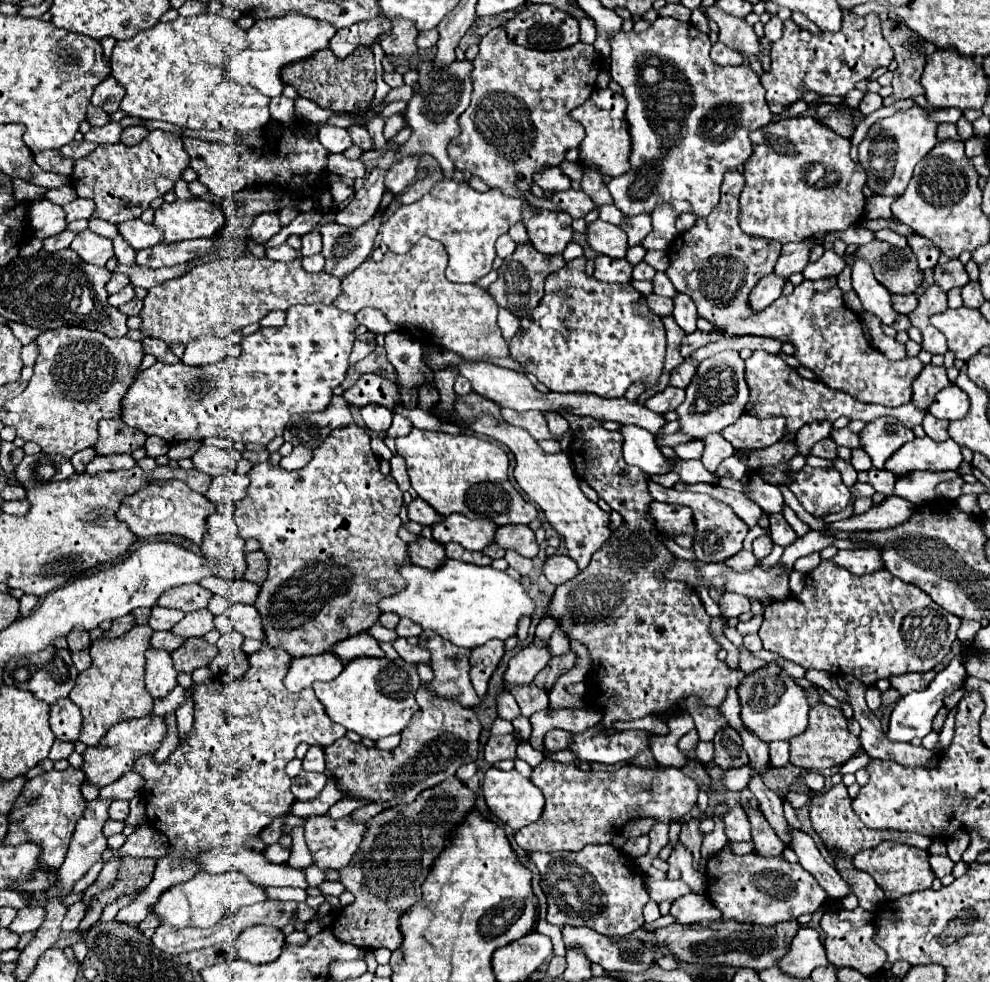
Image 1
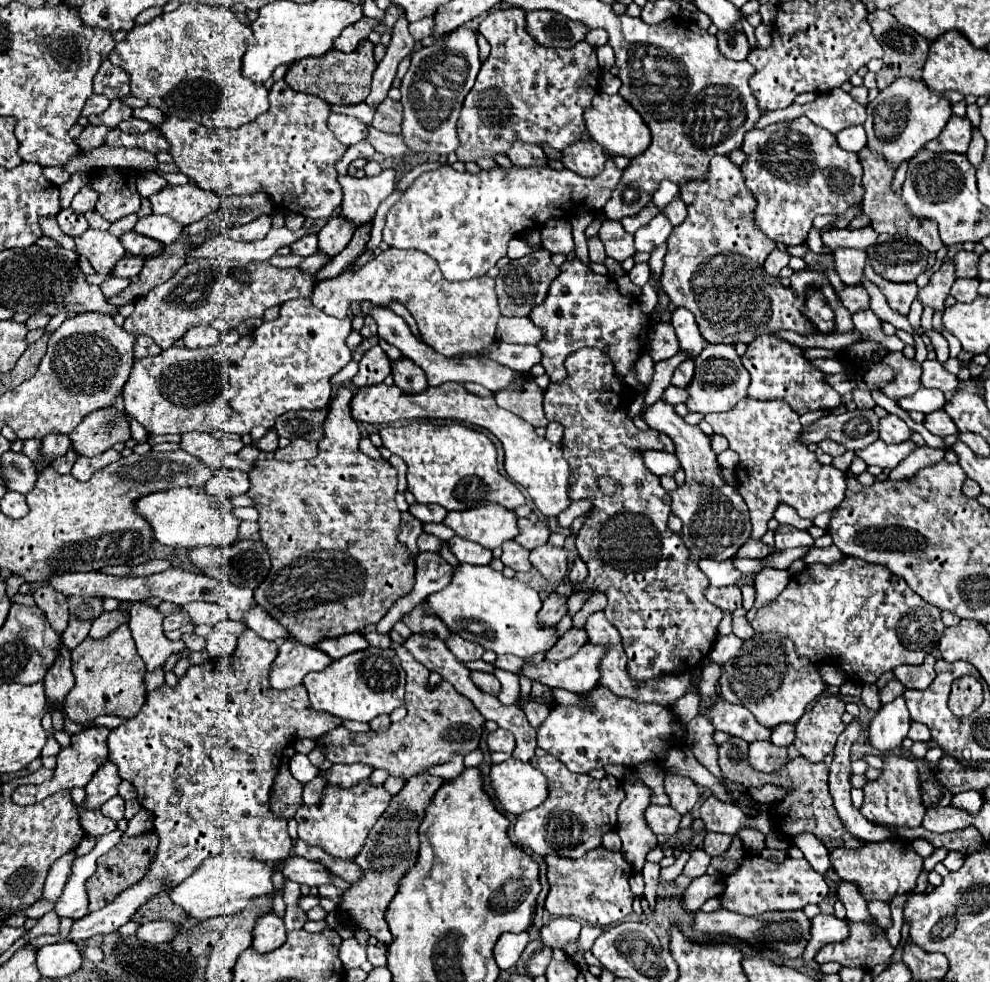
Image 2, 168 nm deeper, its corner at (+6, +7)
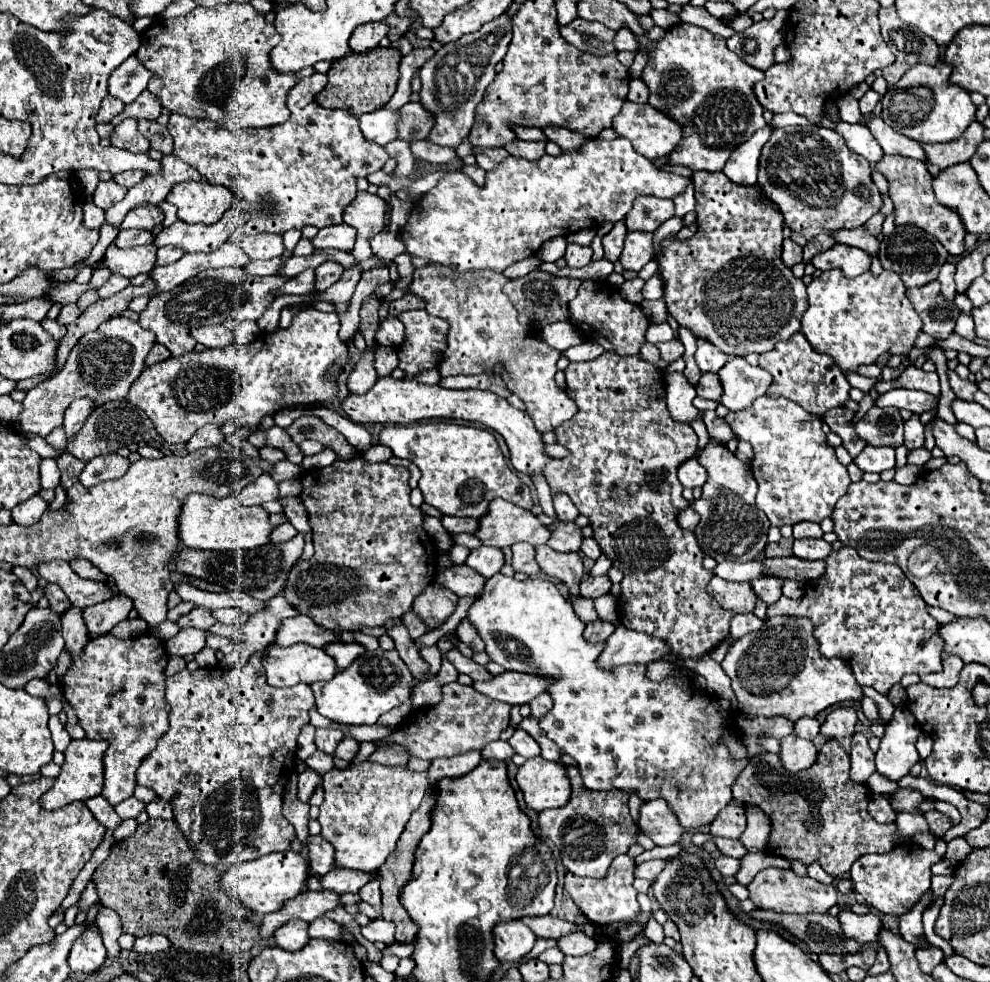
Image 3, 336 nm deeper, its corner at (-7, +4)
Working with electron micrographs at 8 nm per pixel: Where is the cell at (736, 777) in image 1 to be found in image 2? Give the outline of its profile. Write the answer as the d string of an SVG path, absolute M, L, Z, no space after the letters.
M755 741L749 745L749 765L761 773L773 773L787 763L787 749L775 747L769 741Z

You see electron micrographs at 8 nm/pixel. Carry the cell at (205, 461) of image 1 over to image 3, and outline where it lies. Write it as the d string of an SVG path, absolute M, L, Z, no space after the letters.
M206 424L202 426L192 438L190 442L186 444L186 450L188 452L194 452L194 450L200 450L200 448L206 448L206 446L216 446L224 442L224 434L222 434L222 428L216 426L216 424Z

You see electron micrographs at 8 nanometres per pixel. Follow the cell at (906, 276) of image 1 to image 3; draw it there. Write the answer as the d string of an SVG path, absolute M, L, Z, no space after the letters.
M896 226L890 236L884 236L880 242L880 262L884 270L894 270L902 276L906 288L920 288L938 278L940 266L946 262L946 248L928 232L916 226Z

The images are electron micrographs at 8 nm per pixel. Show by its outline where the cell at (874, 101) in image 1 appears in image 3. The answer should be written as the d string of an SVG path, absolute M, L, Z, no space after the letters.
M872 88L860 98L860 110L862 110L862 114L870 114L872 110L874 110L874 106L878 104L878 100L880 100L880 94L876 94Z

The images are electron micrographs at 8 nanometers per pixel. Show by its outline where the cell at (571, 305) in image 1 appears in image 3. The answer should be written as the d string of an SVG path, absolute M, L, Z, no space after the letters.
M584 280L578 296L570 302L570 322L578 326L578 330L588 336L588 340L598 342L604 346L604 350L612 350L620 356L634 356L640 352L640 346L646 342L644 334L650 326L650 320L642 314L638 304L632 304L624 300L616 286L610 286L608 282L592 282Z

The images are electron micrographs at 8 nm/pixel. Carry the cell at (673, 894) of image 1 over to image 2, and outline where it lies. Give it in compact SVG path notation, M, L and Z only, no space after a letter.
M695 849L695 851L691 853L691 859L687 861L687 865L685 865L683 873L685 873L687 877L691 877L691 879L701 877L701 875L705 875L705 873L707 873L709 861L711 861L711 857L709 857L703 849Z

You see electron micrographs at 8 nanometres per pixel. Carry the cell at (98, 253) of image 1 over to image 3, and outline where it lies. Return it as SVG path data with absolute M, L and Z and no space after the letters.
M134 246L134 248L114 248L106 250L104 262L110 272L118 272L126 278L136 274L150 274L156 268L156 246Z

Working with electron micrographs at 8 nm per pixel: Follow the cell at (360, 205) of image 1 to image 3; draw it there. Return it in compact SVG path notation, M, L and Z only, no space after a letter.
M322 264L318 270L314 270L316 274L314 292L324 292L326 288L330 288L342 276L342 272L344 268L340 264Z

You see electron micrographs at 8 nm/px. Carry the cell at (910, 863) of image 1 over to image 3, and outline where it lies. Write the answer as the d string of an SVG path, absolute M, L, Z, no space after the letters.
M938 840L936 848L932 850L924 850L918 848L918 844L900 844L894 846L890 852L886 854L866 854L860 856L850 870L852 882L854 882L854 890L864 898L864 902L884 914L894 914L894 916L902 916L906 912L912 910L912 906L930 890L930 866L940 862L944 858L946 852L946 842Z

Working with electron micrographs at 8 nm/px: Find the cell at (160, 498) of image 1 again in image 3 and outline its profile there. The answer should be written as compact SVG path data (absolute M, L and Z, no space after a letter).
M190 494L180 512L180 540L196 550L250 550L270 542L274 526L262 506L244 506L238 496L214 498Z

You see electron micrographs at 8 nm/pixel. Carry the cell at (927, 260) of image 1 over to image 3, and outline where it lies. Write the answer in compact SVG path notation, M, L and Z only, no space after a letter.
M884 156L884 160L878 162L876 168L888 178L890 198L894 202L894 212L896 212L896 224L914 224L934 234L952 256L964 254L966 228L962 224L962 218L958 216L958 212L936 200L932 190L932 176L926 172L926 166L920 160L906 156Z

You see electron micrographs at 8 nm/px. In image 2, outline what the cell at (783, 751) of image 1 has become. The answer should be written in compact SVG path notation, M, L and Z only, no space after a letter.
M777 725L771 735L771 743L777 747L789 747L795 737L795 725Z

